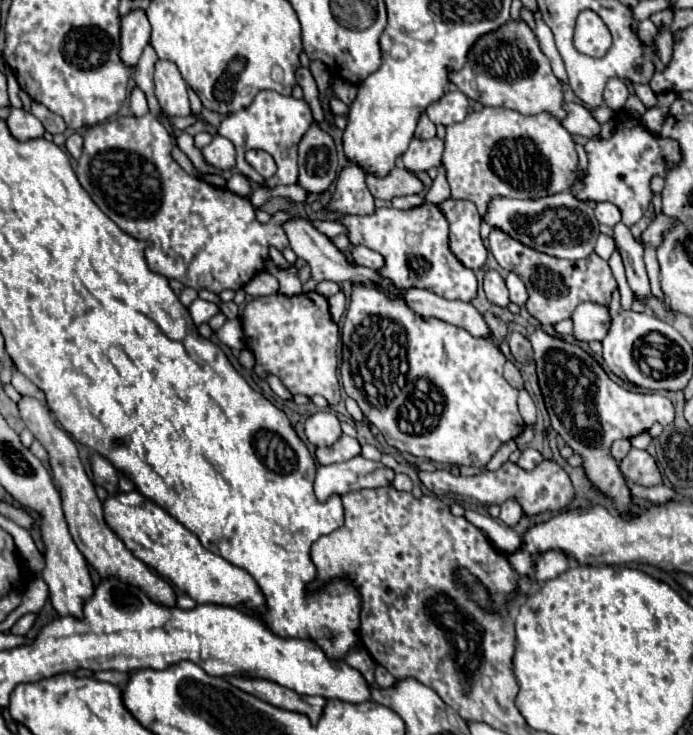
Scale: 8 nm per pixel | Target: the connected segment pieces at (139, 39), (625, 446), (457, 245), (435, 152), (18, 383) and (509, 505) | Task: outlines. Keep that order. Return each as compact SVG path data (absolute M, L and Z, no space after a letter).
M136 8L122 16L120 34L120 58L126 66L136 66L144 46L150 42L150 22L146 18L146 12Z
M616 440L616 442L612 444L612 456L614 456L616 460L622 460L622 458L630 452L630 448L632 448L630 440Z
M446 200L440 204L450 224L450 250L470 270L478 270L486 264L488 250L480 238L480 214L474 204L466 200Z
M414 138L410 142L410 148L402 156L402 164L410 172L428 172L434 166L440 166L444 152L444 142L434 140L418 140Z
M17 370L13 371L11 384L14 386L14 388L16 388L18 392L20 392L20 394L36 397L39 400L45 402L45 395L43 391L38 389L29 379L27 379Z
M508 500L500 506L500 516L498 516L506 526L516 526L522 518L522 508L518 502L514 500Z

